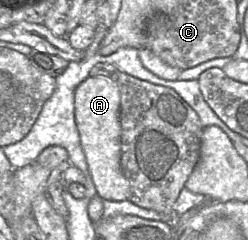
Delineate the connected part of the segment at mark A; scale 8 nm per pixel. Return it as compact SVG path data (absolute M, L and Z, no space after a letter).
M87 77L75 90L75 121L97 195L103 200L125 201L130 187L121 166L121 96L108 77Z

